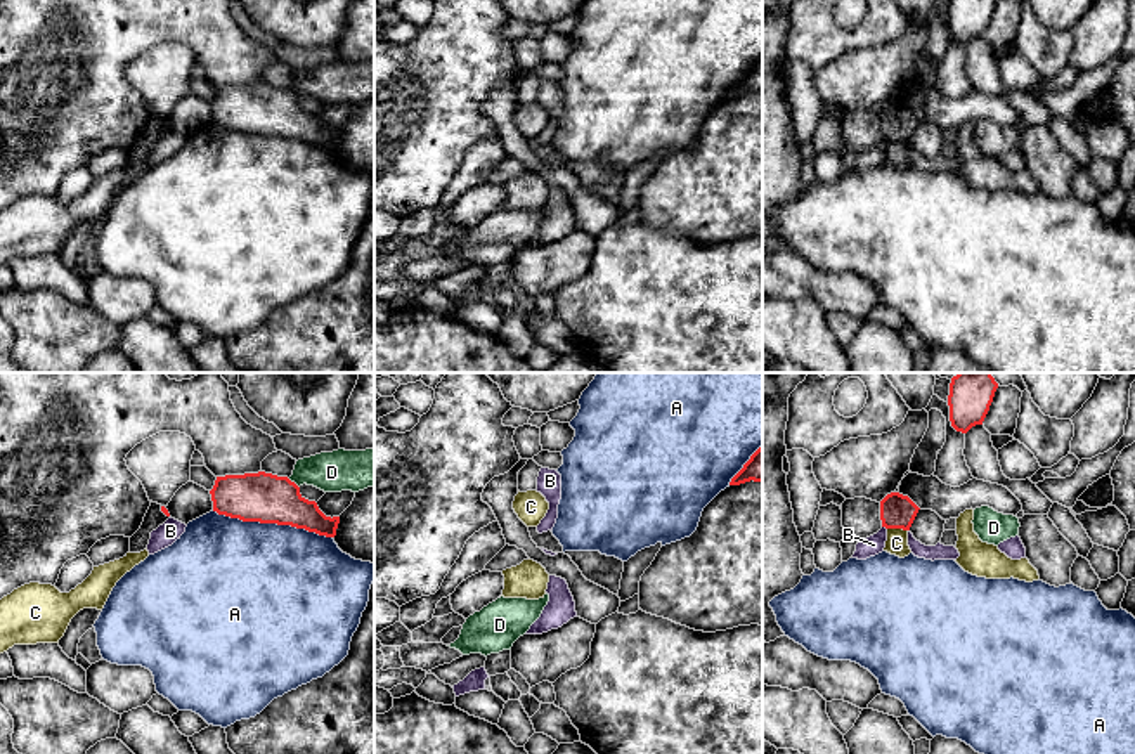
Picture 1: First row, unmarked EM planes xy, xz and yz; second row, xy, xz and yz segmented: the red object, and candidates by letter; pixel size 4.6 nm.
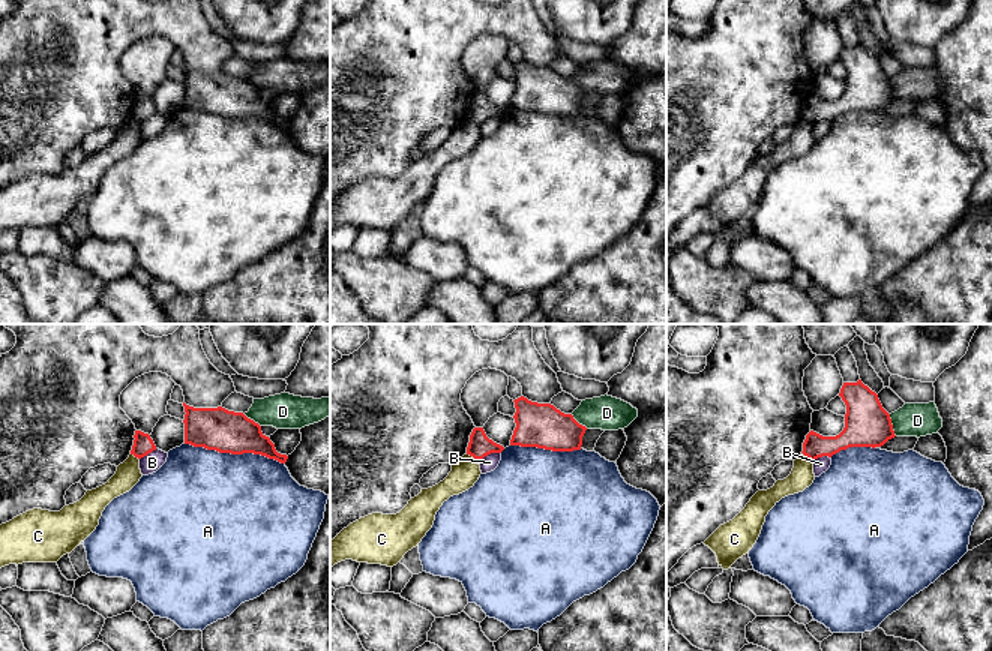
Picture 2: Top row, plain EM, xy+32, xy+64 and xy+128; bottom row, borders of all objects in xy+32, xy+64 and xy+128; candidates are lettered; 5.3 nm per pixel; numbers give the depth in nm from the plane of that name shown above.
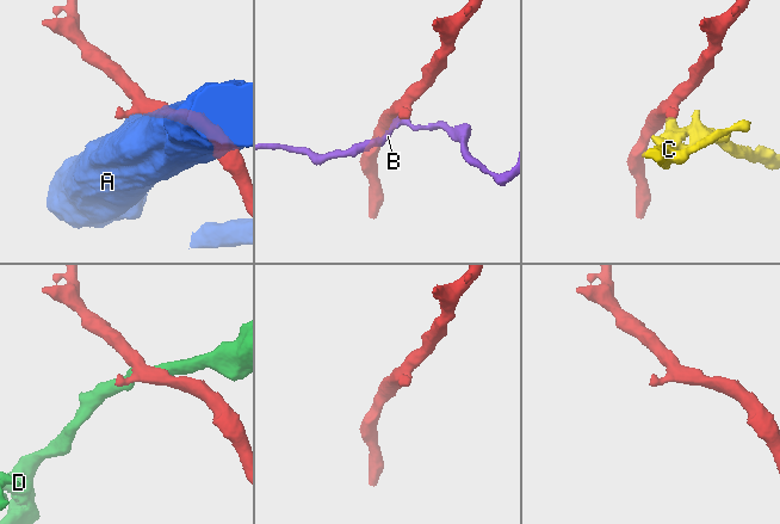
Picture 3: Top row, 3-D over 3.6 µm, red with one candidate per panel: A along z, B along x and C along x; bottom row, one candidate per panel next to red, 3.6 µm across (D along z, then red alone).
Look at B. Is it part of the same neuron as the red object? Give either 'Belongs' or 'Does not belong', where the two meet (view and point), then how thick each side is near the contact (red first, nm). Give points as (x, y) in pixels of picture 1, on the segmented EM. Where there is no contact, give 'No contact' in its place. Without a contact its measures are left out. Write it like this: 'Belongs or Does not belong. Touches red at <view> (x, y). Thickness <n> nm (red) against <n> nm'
Does not belong. Touches red at yz (884, 526). Thickness 160 nm (red) against 90 nm

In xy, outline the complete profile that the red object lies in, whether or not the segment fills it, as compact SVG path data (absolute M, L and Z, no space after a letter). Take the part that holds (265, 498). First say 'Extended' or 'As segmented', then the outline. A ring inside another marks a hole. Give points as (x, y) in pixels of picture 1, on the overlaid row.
As segmented. M244 473L217 477L210 491L213 511L243 522L277 523L334 537L340 517L326 517L288 477Z

